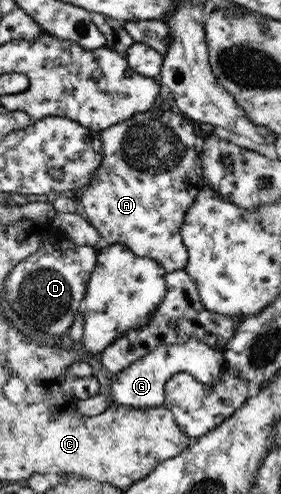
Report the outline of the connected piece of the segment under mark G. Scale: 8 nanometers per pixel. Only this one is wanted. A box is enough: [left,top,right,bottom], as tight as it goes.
[111,338,228,409]

